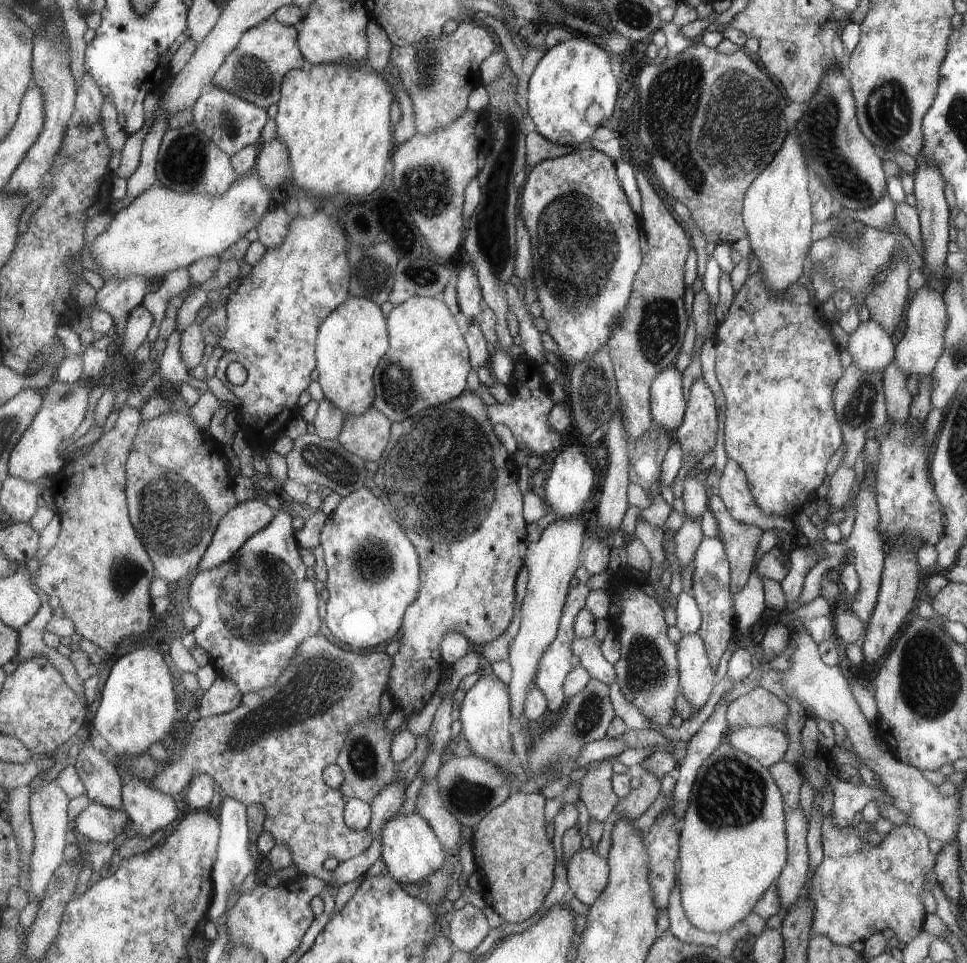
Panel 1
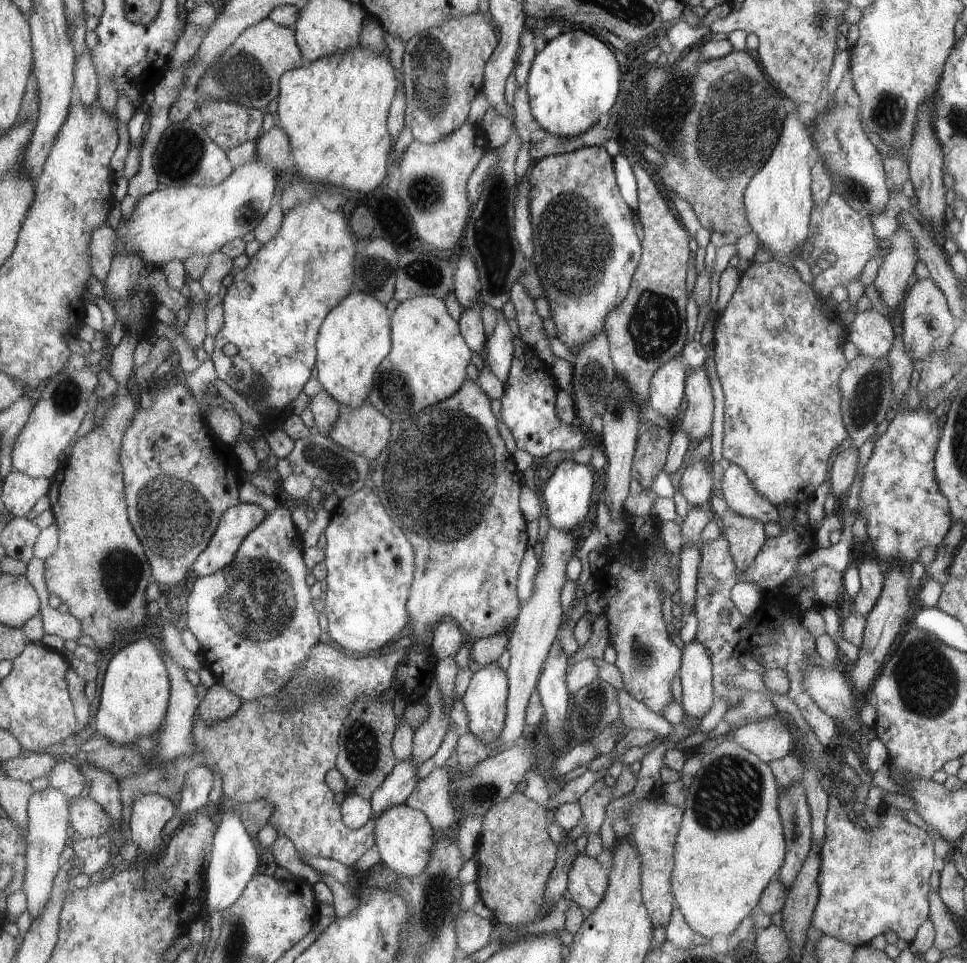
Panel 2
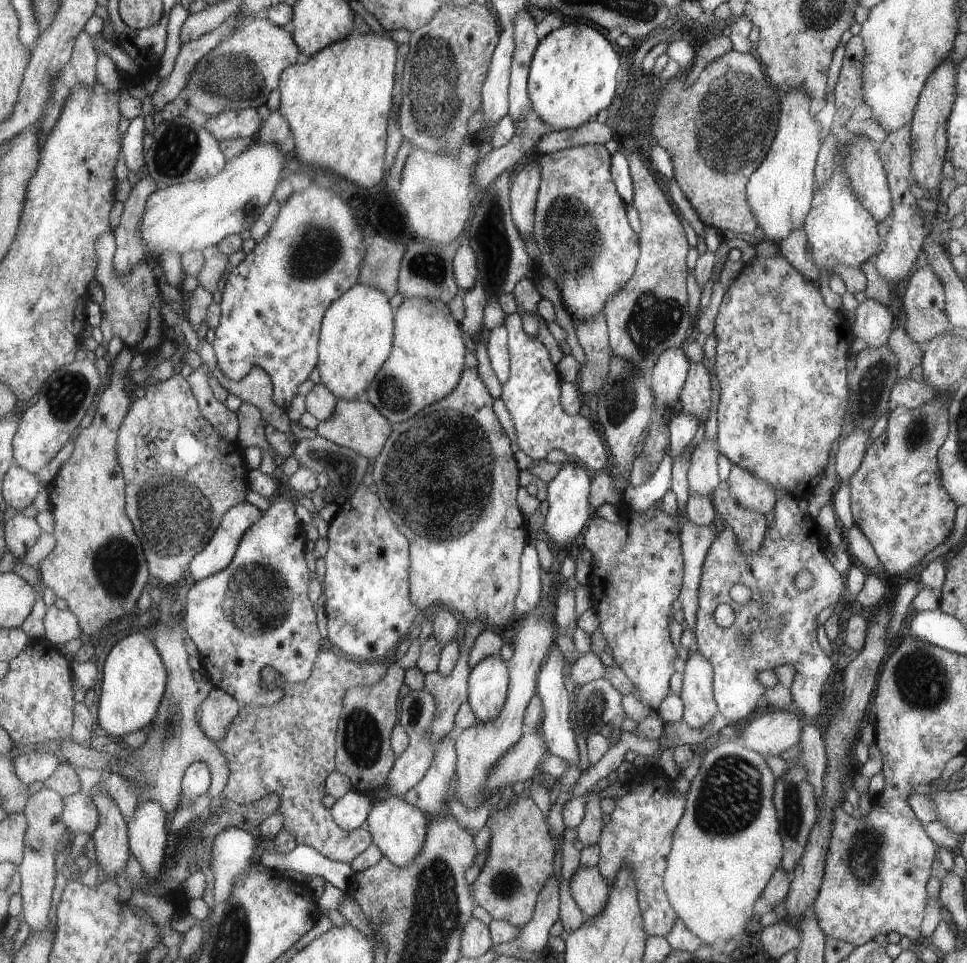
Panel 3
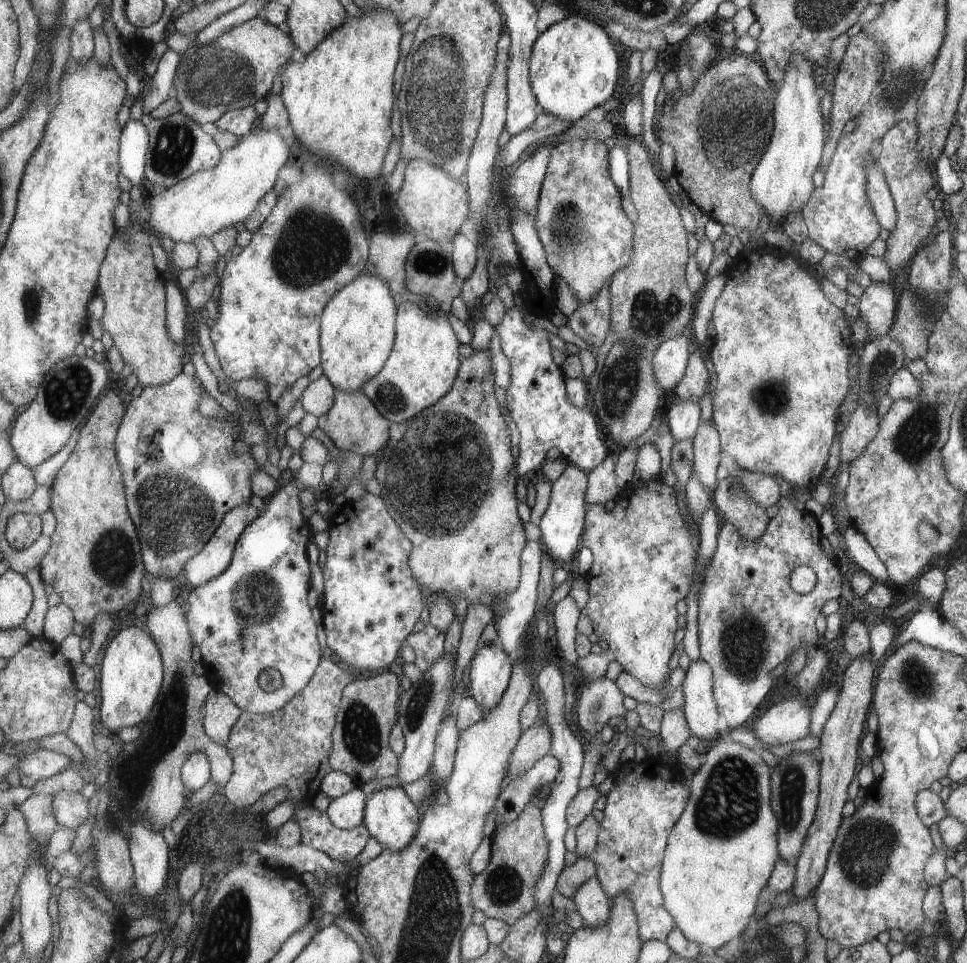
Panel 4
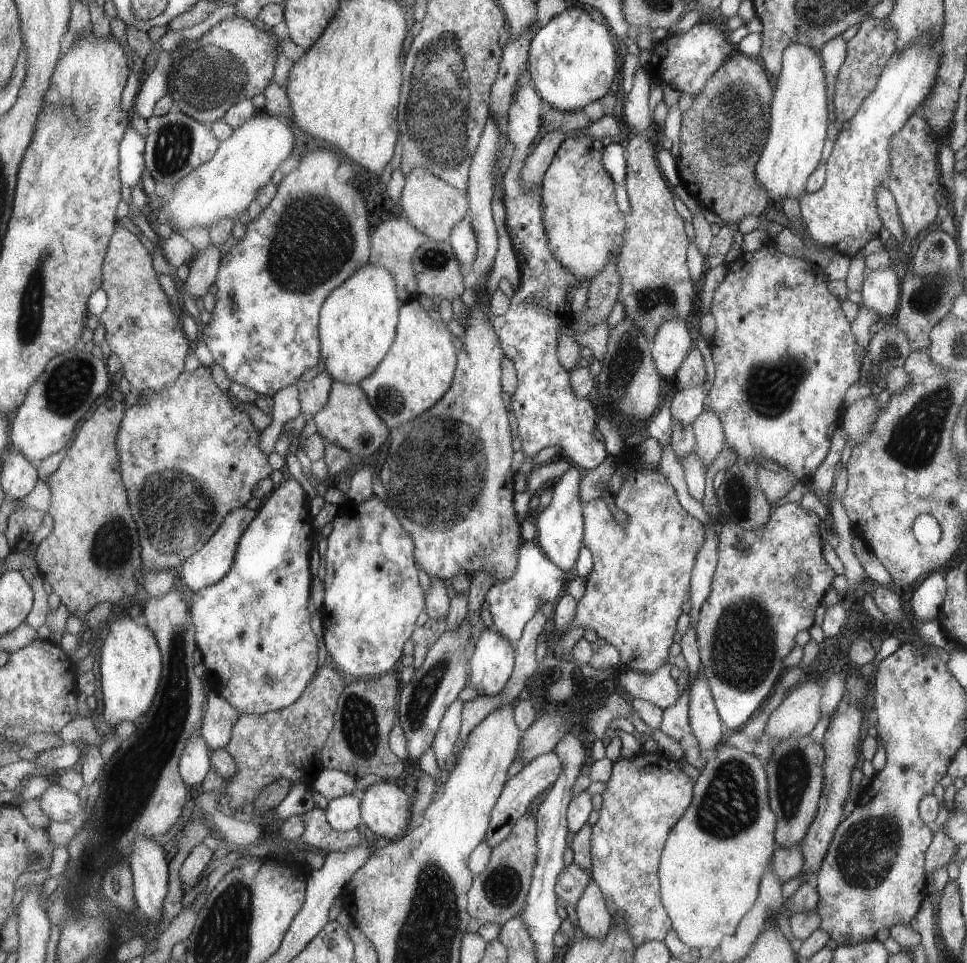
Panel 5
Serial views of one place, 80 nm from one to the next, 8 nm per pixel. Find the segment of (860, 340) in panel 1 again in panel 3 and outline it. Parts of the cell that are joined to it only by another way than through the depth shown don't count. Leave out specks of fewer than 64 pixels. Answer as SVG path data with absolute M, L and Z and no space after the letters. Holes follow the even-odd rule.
M868 297L859 303L854 310L855 320L853 320L851 326L855 339L859 338L867 346L873 346L873 348L883 346L885 342L889 342L894 329L891 328L893 318L887 309L887 305Z

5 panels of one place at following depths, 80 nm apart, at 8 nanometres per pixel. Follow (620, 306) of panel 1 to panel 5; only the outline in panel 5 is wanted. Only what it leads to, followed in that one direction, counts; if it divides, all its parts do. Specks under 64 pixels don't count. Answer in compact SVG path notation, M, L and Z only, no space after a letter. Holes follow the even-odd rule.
M585 132L570 135L559 148L544 177L543 204L546 207L551 248L583 283L584 280L590 282L606 266L611 254L618 256L626 229L625 216L615 204L613 180L602 163L604 152L605 148L599 139Z

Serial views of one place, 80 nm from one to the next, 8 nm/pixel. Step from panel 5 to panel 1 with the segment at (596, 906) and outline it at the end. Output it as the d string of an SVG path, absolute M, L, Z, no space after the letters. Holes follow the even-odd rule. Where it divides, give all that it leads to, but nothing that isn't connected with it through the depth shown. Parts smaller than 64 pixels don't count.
M582 849L569 862L568 884L581 903L588 908L596 902L608 880L608 868L595 852Z

